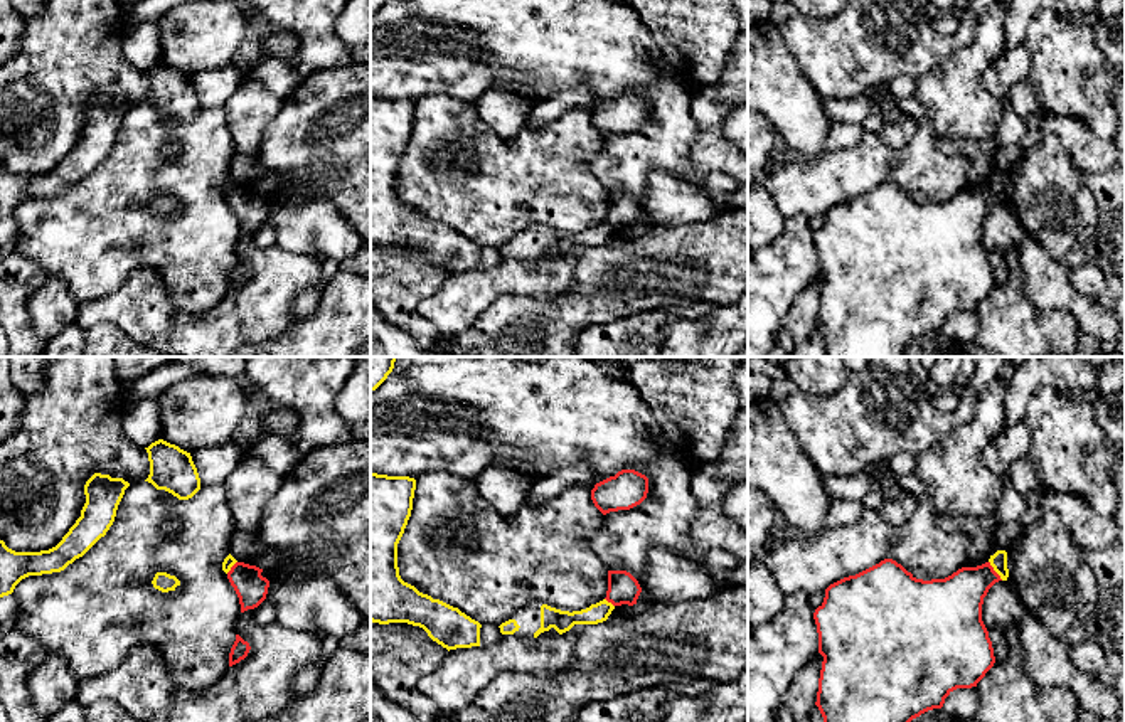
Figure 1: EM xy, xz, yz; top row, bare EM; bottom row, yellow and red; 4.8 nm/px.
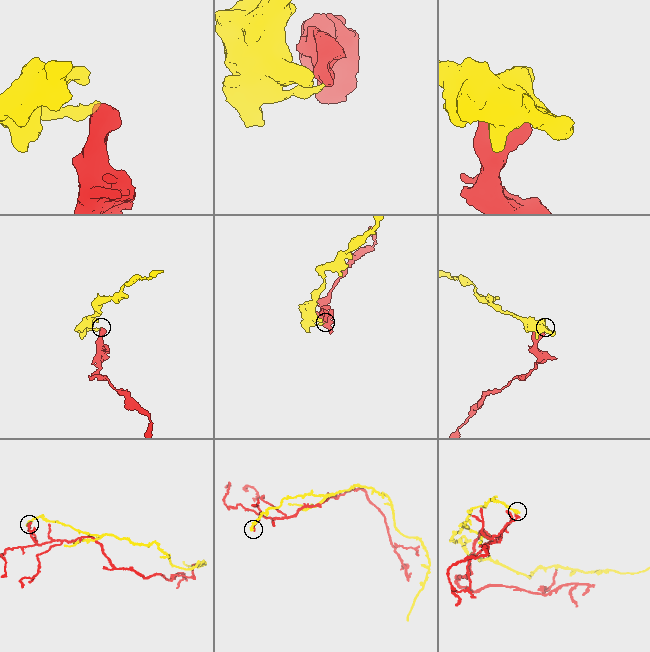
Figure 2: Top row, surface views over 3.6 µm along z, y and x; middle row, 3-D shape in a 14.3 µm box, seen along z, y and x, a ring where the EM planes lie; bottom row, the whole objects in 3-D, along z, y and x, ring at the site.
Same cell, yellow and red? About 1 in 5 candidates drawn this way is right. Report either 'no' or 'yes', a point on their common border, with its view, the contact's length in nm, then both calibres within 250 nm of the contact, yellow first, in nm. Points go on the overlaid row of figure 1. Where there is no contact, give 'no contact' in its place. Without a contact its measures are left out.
no | yz (994, 569) | 120 nm | 80/260 nm

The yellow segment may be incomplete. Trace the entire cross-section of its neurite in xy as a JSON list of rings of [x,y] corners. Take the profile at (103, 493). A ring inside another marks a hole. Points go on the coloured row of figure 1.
[[[94,473],[84,485],[86,503],[81,517],[49,550],[15,552],[0,540],[0,597],[12,594],[29,576],[61,572],[83,557],[113,525],[128,486],[123,478]]]

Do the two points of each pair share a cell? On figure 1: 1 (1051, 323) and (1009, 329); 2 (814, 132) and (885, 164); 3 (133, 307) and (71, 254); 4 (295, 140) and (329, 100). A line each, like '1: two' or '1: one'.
1: one
2: two
3: two
4: one

